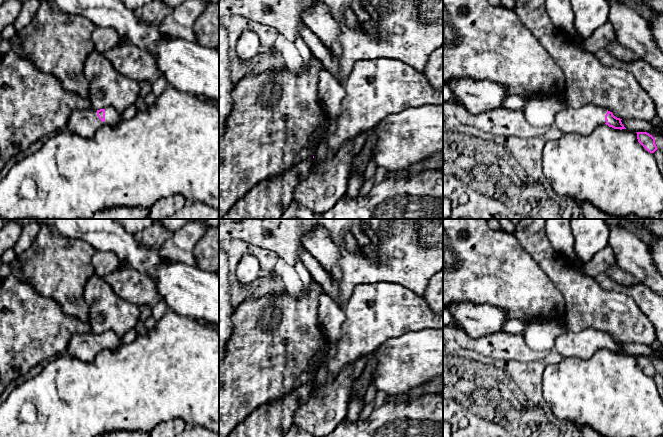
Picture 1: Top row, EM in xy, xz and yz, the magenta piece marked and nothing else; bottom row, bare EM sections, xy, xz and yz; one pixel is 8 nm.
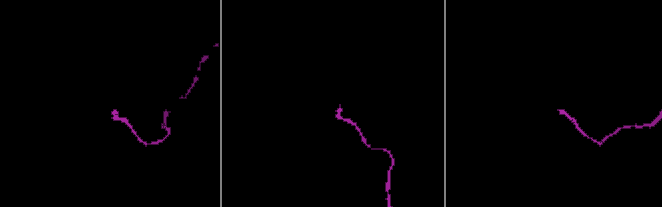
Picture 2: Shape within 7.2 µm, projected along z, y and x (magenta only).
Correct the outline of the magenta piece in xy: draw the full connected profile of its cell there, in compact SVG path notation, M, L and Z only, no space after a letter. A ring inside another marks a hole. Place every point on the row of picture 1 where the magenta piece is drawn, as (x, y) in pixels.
M112 107L95 110L93 108L72 112L66 129L81 137L91 138L103 126L116 126L124 119L121 112Z

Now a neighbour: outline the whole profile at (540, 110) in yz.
M535 95L524 104L522 110L526 120L536 126L554 126L555 115L567 106L562 97Z

